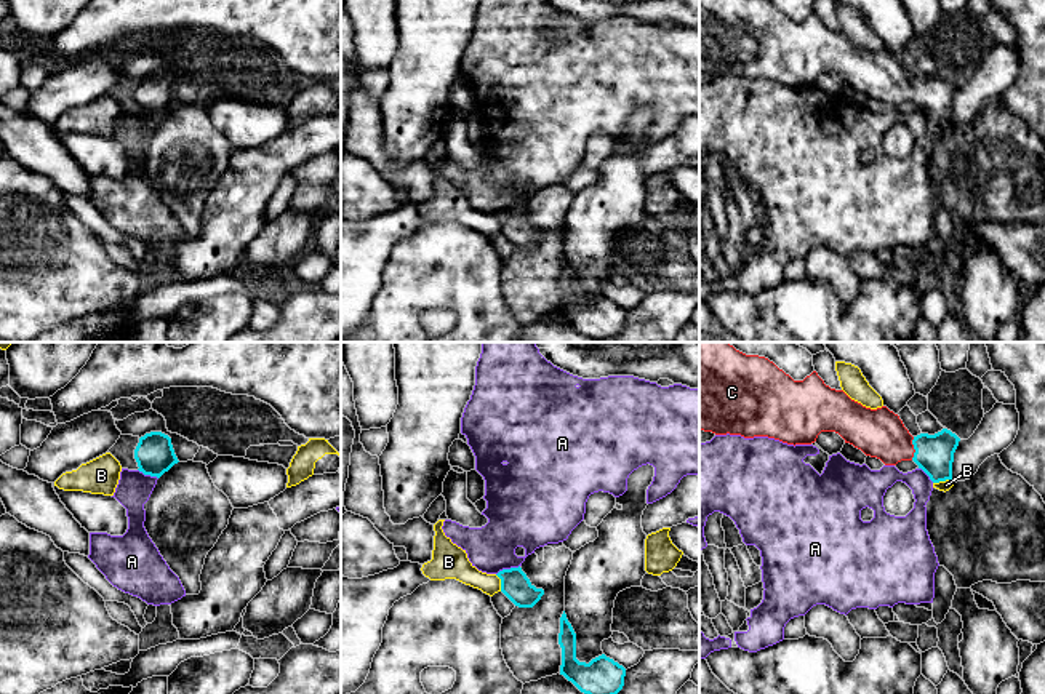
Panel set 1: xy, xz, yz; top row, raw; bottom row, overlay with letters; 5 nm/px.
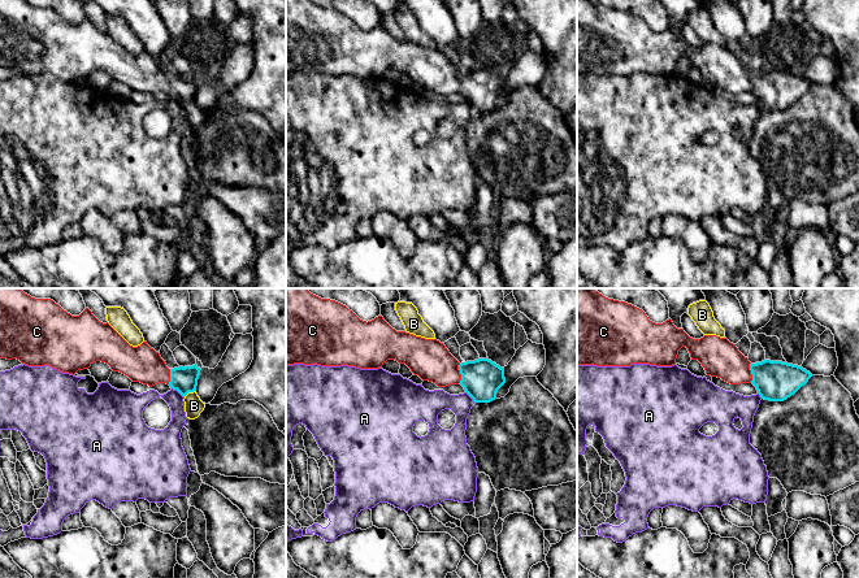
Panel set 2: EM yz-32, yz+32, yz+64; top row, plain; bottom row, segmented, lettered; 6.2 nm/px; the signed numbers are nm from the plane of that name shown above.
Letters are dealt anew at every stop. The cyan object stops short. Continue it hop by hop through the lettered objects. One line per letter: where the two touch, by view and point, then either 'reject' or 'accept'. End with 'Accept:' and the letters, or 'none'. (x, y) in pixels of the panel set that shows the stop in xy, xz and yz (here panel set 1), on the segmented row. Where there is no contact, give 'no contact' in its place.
A: contact xz (508, 570); reject
B: contact yz (941, 480); reject
C: contact yz (914, 448); accept
Accept: C

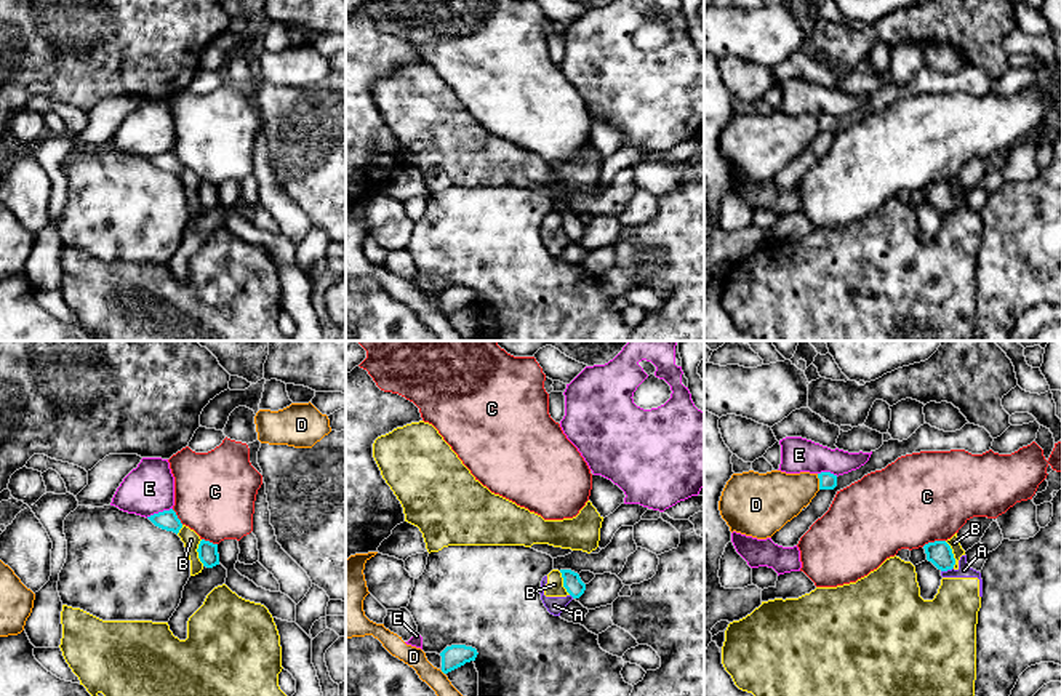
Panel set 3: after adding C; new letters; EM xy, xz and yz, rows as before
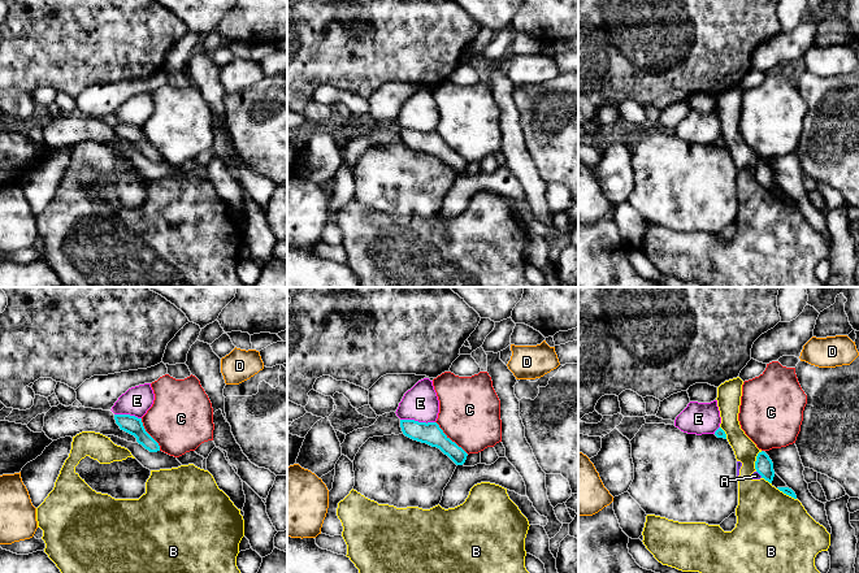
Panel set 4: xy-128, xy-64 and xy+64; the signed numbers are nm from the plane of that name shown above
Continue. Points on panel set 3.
A: contact yz (946, 570); reject
B: contact xy (197, 551); reject
C: contact yz (935, 541); reject
D: contact yz (820, 482); reject
E: contact xy (159, 512); reject
Accept: none

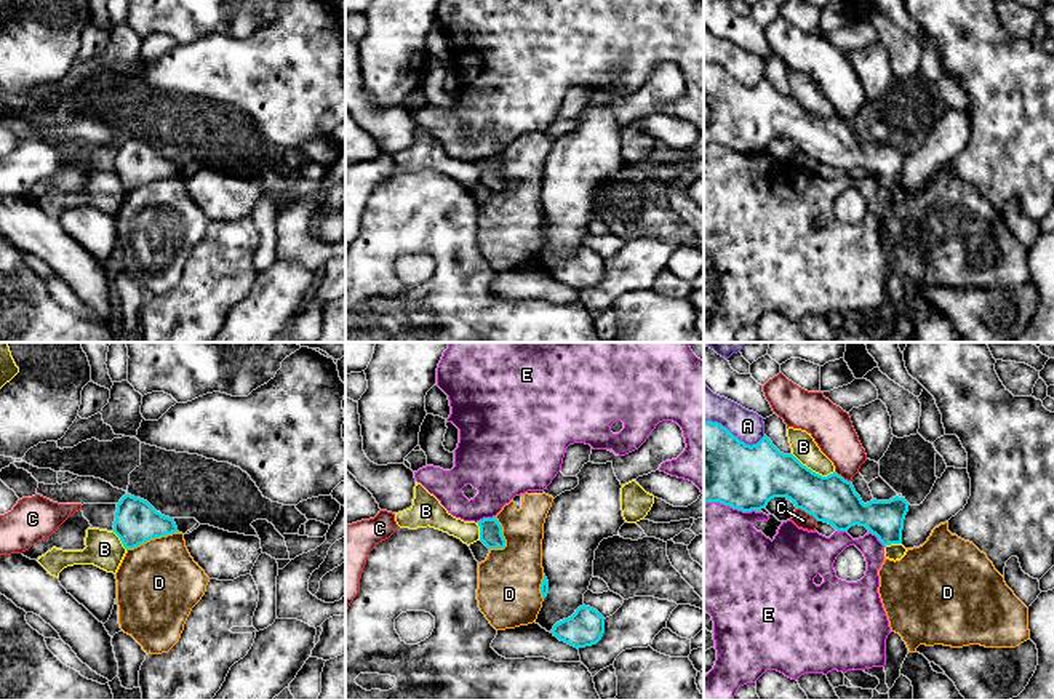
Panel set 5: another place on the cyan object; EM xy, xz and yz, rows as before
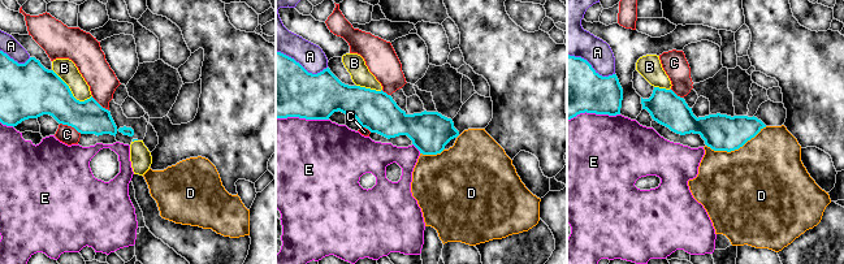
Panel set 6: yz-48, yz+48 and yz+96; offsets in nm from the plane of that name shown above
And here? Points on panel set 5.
A: contact yz (733, 435); reject
B: contact yz (811, 471); reject
C: contact yz (808, 512); reject
D: contact xy (152, 538); reject
E: contact xz (485, 519); reject
Accept: none

